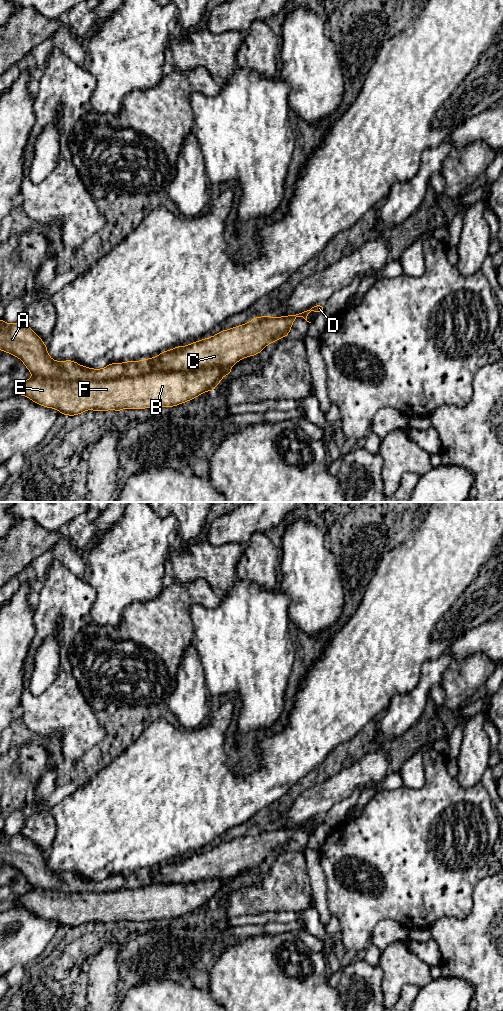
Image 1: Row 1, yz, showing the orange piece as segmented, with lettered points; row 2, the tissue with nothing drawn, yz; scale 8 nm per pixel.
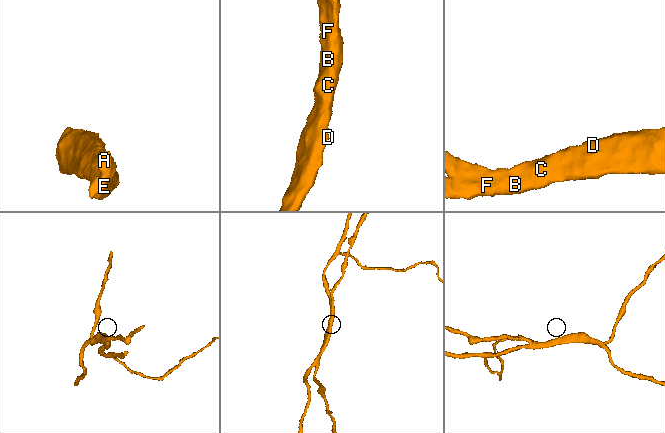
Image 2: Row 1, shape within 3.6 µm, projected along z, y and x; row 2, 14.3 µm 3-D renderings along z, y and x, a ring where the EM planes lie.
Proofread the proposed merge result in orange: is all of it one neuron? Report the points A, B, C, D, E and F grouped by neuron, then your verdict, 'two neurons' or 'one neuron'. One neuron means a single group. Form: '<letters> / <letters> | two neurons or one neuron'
A C D / B E F | two neurons

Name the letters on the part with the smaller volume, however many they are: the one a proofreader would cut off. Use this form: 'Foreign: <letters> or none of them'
Foreign: A, C, D

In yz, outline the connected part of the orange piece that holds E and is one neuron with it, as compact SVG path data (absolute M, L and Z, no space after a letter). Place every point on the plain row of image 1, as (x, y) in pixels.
M232 879L202 880L186 884L152 884L137 889L120 889L109 893L66 893L35 887L19 895L12 907L23 907L36 916L58 922L61 926L75 928L87 922L121 923L124 920L144 921L173 919L190 913L206 903L214 903L224 887L231 886Z

